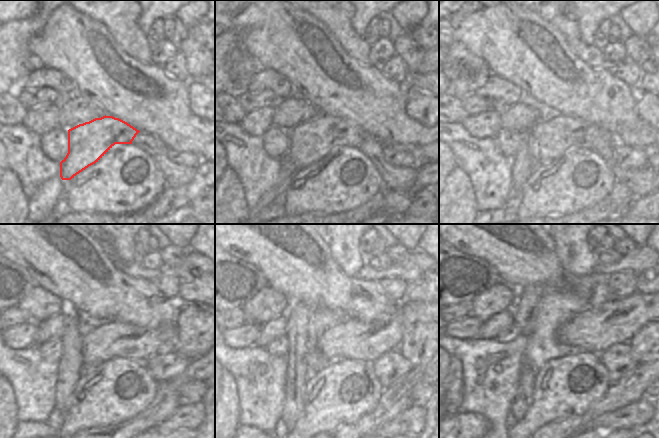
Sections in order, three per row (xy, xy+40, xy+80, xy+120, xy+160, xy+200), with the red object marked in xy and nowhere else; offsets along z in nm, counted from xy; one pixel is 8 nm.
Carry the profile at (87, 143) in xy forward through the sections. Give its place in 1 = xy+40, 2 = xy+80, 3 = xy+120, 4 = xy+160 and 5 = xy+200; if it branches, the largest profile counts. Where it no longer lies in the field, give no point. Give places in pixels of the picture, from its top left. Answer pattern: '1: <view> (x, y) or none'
1: xy+40 (310, 142)
2: xy+80 (548, 139)
3: xy+120 (148, 354)
4: xy+160 (389, 335)
5: xy+200 (616, 321)

